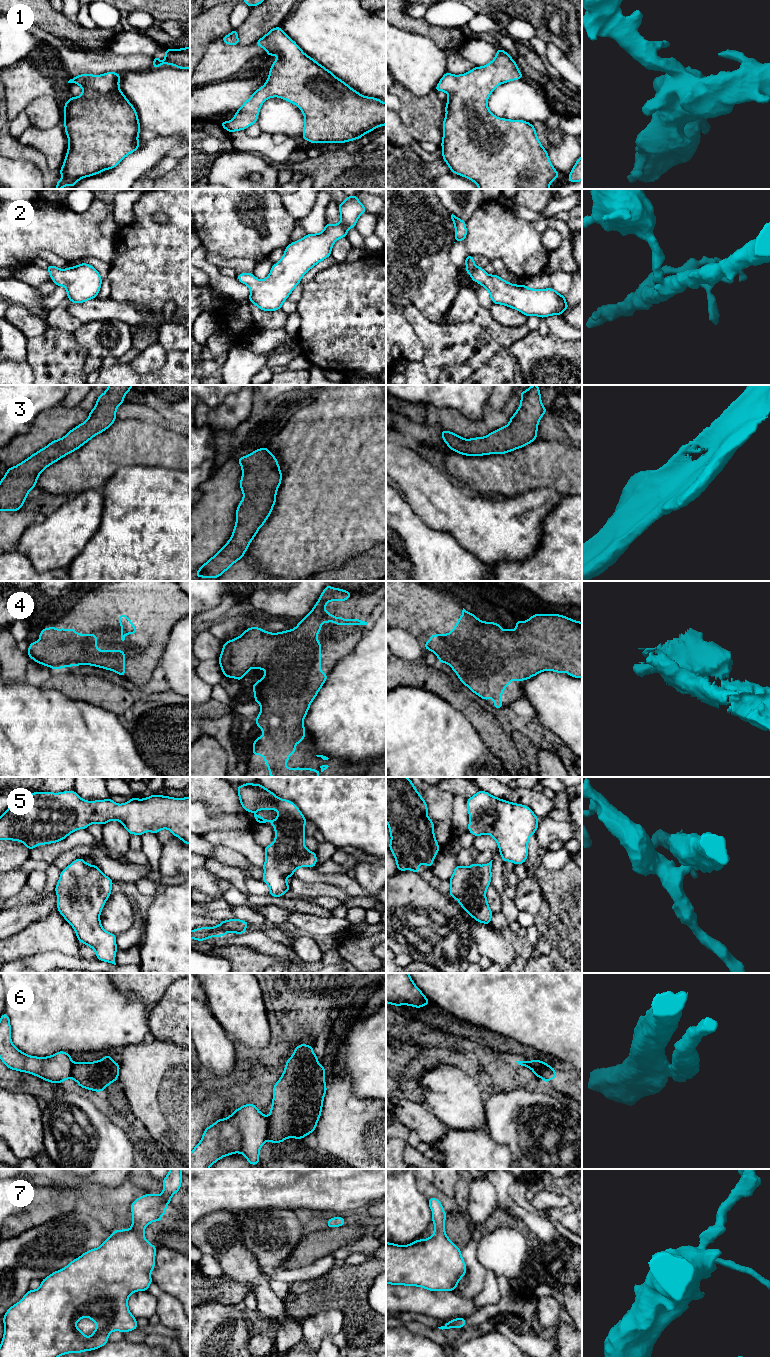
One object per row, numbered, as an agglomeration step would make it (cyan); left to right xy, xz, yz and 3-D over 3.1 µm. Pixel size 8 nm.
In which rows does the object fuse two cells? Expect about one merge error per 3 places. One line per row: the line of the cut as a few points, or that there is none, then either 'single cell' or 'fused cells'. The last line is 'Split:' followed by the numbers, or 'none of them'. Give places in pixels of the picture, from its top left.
1: no cut | single cell
2: no cut | single cell
3: no cut | single cell
4: no cut | single cell
5: no cut | single cell
6: yz (525, 1061), (535, 1068), (549, 1066) | fused cells
7: no cut | single cell
Split: 6

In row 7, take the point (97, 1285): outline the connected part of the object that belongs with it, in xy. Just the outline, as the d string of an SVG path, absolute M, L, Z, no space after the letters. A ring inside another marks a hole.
M170 1169L163 1179L161 1195L145 1194L132 1204L132 1227L130 1229L114 1230L111 1236L101 1246L83 1253L71 1261L65 1268L55 1271L41 1281L37 1290L28 1290L24 1297L15 1305L8 1308L3 1317L4 1336L0 1344L0 1357L60 1357L67 1353L81 1353L98 1349L108 1342L109 1334L113 1331L126 1333L138 1329L136 1318L128 1308L128 1298L136 1291L147 1291L151 1279L151 1271L155 1267L157 1247L150 1244L144 1235L144 1229L152 1221L162 1221L160 1213L166 1215L166 1207L171 1197L180 1191L183 1173L181 1169ZM88 1317L97 1324L90 1337L76 1327L76 1323Z

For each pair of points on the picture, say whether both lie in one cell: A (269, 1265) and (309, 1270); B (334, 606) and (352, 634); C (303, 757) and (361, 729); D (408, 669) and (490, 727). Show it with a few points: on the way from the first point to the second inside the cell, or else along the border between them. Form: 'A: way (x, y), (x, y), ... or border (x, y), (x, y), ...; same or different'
A: way (278, 1272), (299, 1273); same
B: way (338, 613), (339, 621), (345, 627); same
C: border (305, 730), (310, 734), (318, 754); different
D: way (428, 678), (441, 684), (470, 709); same

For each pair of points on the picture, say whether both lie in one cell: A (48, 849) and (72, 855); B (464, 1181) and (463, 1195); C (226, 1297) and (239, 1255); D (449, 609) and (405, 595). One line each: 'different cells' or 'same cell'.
A: different cells
B: same cell
C: different cells
D: same cell

